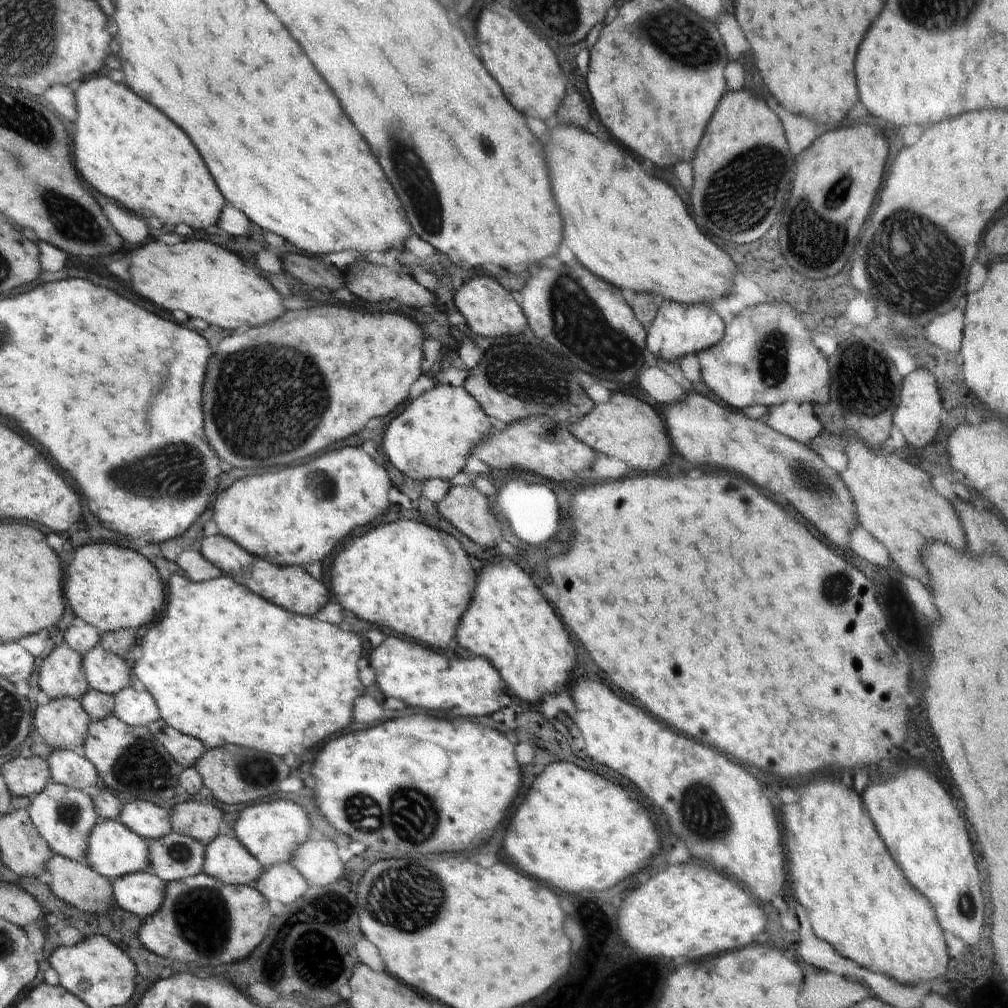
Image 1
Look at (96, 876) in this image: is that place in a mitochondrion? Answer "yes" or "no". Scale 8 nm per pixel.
no

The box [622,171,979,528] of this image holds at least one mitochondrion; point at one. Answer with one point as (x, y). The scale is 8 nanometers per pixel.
(913, 255)

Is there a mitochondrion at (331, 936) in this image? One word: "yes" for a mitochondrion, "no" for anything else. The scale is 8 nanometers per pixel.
no

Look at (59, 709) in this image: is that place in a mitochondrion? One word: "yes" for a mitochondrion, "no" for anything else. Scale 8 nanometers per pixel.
no

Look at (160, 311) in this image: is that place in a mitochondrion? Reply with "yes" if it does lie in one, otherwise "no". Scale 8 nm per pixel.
no

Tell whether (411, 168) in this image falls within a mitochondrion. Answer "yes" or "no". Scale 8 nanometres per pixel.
yes

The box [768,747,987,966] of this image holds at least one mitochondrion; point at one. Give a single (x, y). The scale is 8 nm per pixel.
(966, 905)

